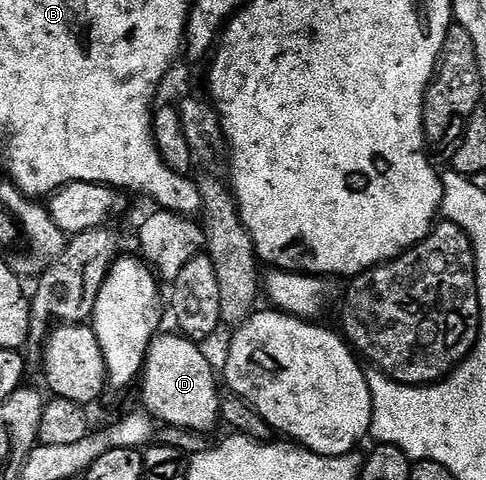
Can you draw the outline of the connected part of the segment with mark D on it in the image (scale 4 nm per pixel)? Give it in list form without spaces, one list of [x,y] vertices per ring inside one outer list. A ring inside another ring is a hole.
[[[182,334],[163,335],[156,335],[151,341],[141,368],[142,407],[164,425],[214,433],[215,423],[218,425],[221,420],[220,381],[216,369],[215,372],[211,369],[206,354],[199,349],[202,347],[196,341]]]

